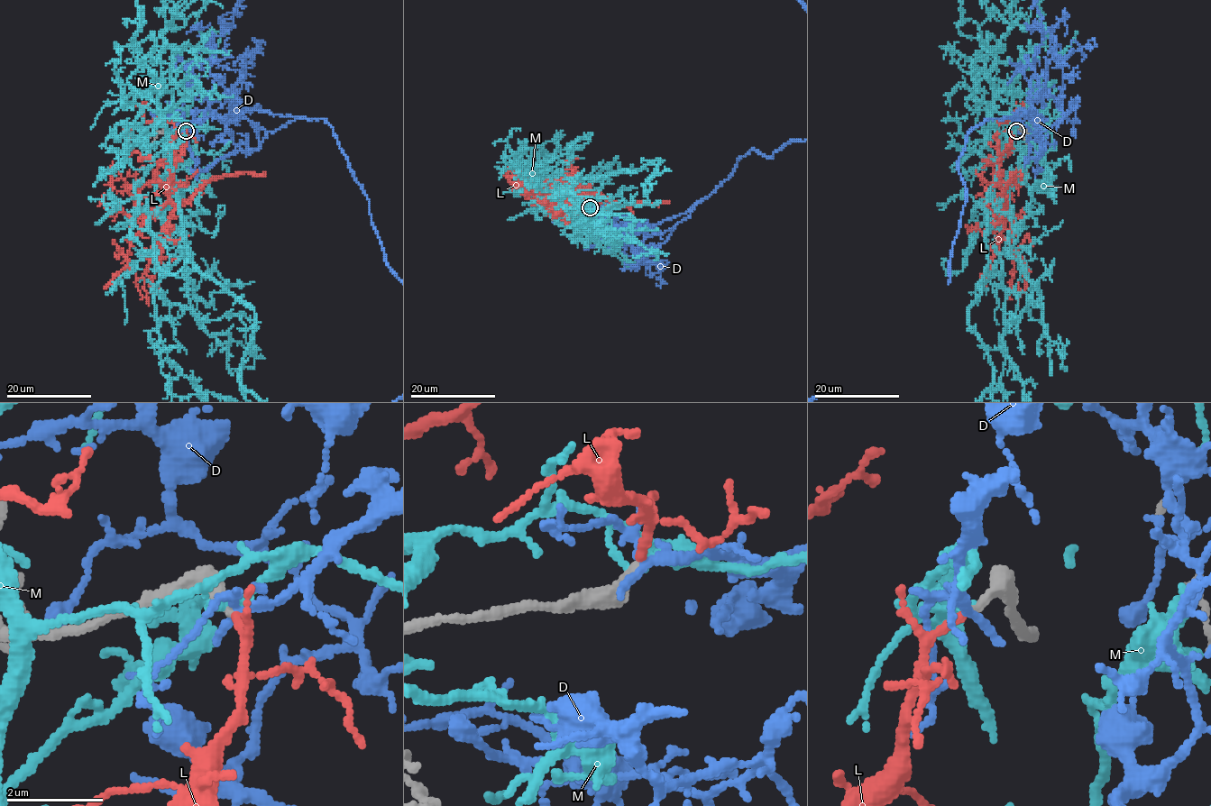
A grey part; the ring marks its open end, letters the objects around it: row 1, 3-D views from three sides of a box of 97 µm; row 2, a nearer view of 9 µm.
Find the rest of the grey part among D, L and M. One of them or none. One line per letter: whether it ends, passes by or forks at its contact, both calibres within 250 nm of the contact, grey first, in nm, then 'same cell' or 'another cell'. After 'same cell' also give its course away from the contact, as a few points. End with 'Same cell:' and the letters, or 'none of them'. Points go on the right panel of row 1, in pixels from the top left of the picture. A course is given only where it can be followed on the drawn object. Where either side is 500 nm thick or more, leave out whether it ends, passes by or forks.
D: it forks there; 300 nm thick on the grey side, 150 nm on the other; another cell
L: it passes by; 260 nm thick on the grey side, 120 nm on the other; same cell; it runs (1015, 131), (1000, 156), (999, 186), (1004, 191), (1010, 248), (1023, 266), (1026, 288), (1018, 305)
M: it passes by; 300 nm thick on the grey side, 100 nm on the other; another cell
Same cell: L

